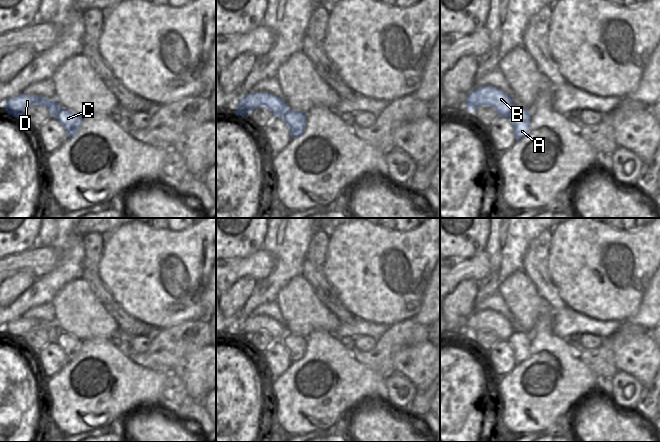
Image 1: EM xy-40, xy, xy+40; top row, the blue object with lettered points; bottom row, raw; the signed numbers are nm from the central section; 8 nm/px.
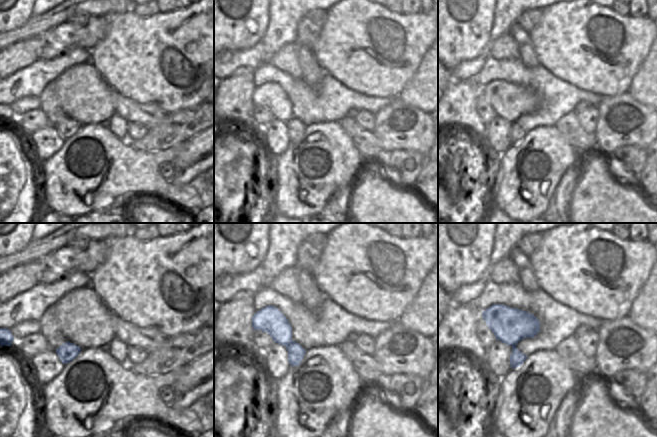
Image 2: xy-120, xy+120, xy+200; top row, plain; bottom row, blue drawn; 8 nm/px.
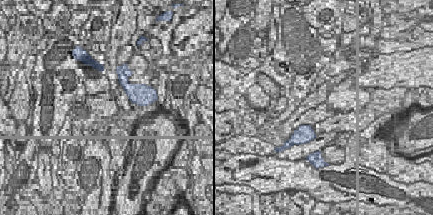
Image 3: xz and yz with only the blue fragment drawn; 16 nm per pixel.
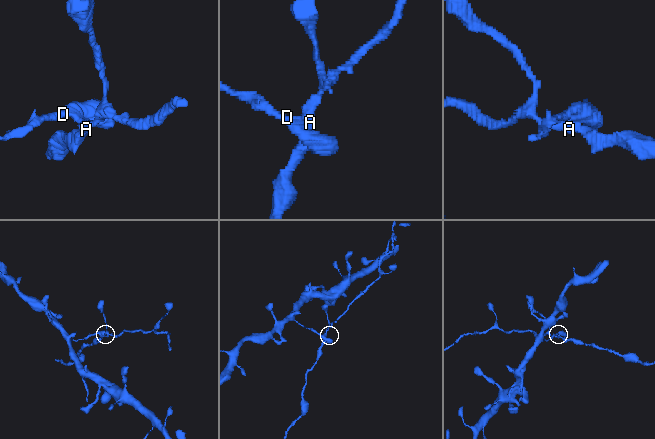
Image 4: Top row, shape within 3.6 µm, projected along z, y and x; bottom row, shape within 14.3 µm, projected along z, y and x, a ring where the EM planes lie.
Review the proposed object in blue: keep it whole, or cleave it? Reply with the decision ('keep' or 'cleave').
cleave

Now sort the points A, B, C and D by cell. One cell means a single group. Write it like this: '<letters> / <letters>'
A C / B D

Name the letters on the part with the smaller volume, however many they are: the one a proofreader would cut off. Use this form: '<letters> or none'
A, C

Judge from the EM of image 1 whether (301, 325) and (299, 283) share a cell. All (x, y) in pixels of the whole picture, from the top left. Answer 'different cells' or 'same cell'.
same cell

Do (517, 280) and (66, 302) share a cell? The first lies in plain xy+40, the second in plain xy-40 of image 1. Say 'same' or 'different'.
same

